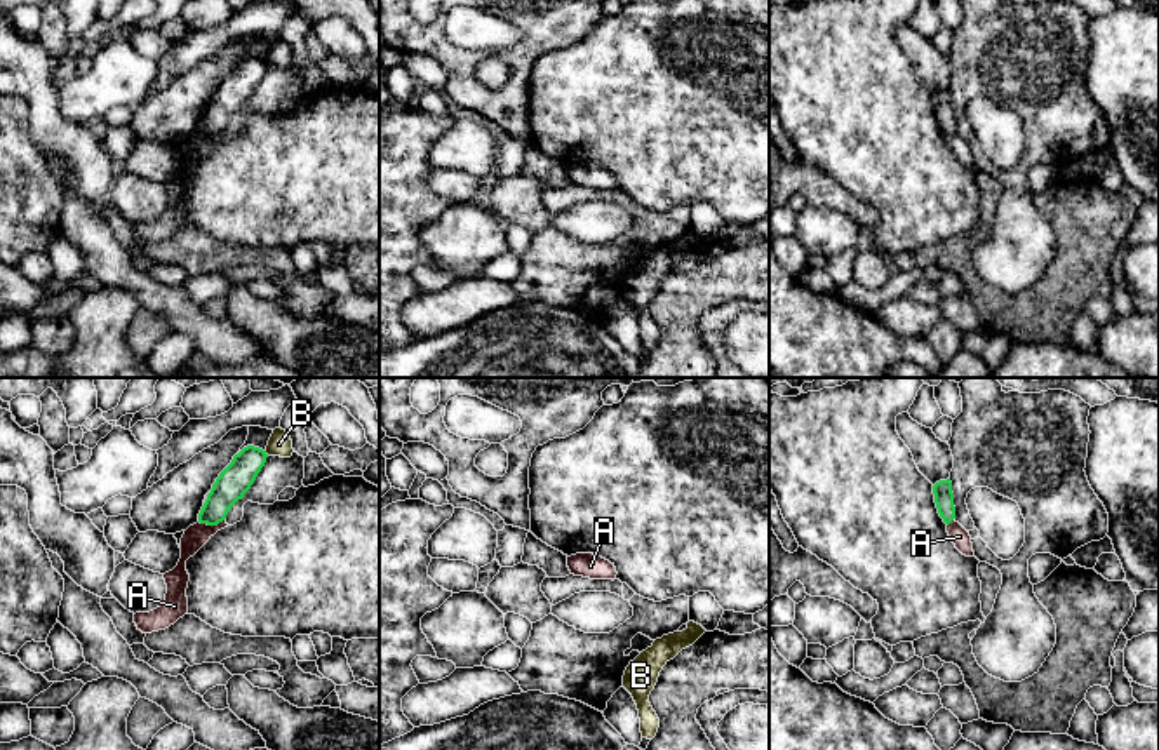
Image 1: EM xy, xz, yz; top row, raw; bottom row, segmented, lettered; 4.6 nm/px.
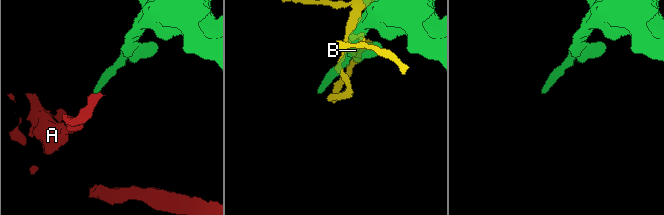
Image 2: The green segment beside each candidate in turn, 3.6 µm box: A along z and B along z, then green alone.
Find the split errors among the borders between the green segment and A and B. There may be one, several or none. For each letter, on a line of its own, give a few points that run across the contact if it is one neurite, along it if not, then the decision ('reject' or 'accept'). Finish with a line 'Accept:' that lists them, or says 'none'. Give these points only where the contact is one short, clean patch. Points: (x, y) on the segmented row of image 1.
A: line xy (223, 519), (216, 524), (199, 522); reject
B: reject
Accept: none

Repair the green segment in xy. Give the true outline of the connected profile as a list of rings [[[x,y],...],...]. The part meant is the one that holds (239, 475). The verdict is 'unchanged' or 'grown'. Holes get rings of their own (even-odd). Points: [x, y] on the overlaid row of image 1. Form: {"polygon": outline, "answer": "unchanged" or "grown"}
{"polygon": [[[247,445],[233,456],[231,463],[219,473],[198,513],[198,522],[218,526],[230,508],[244,498],[266,463],[266,451]]], "answer": "unchanged"}

